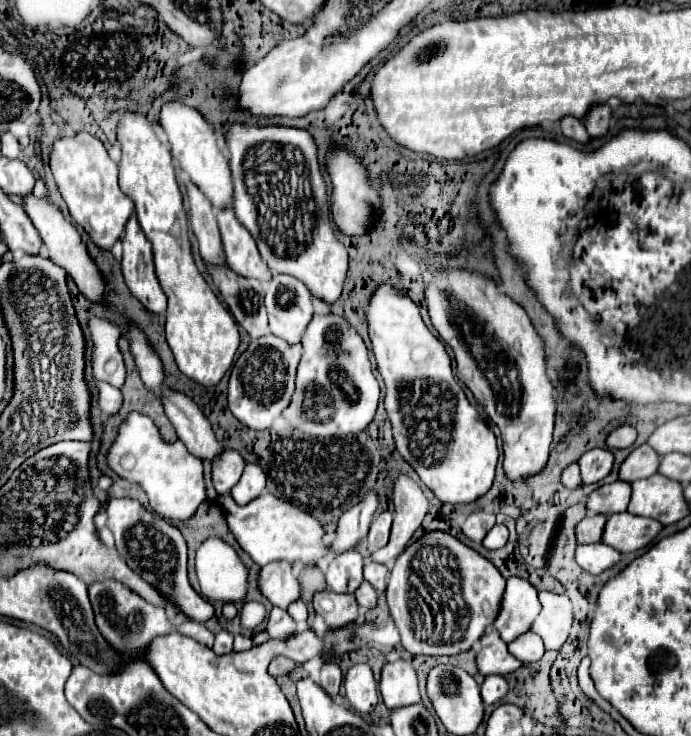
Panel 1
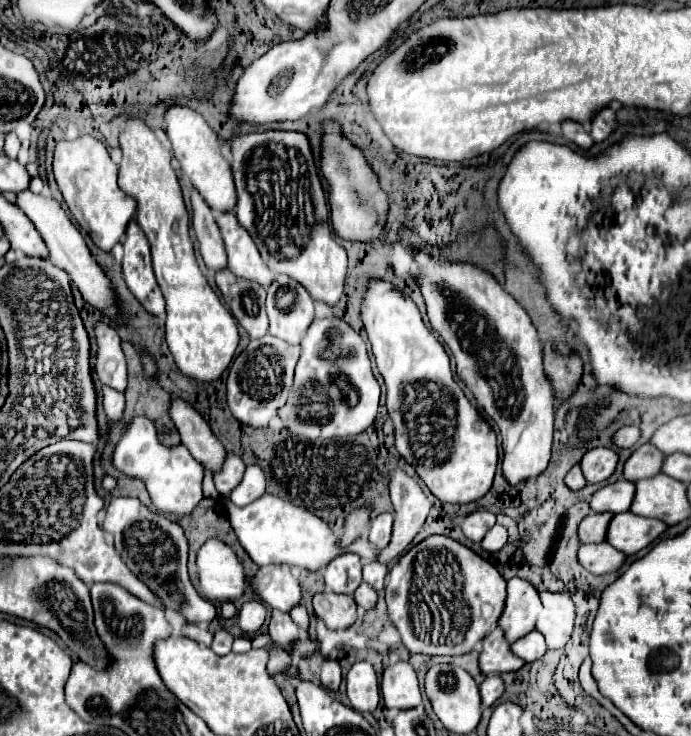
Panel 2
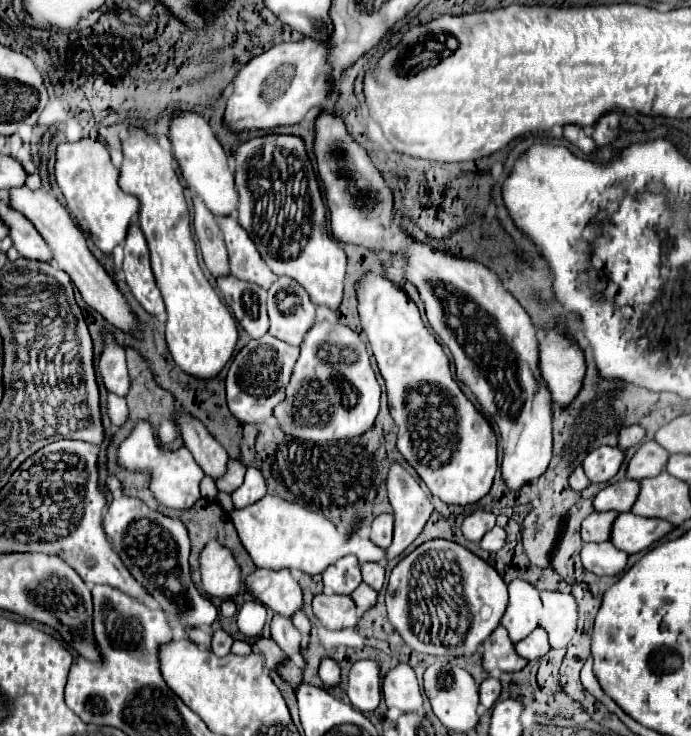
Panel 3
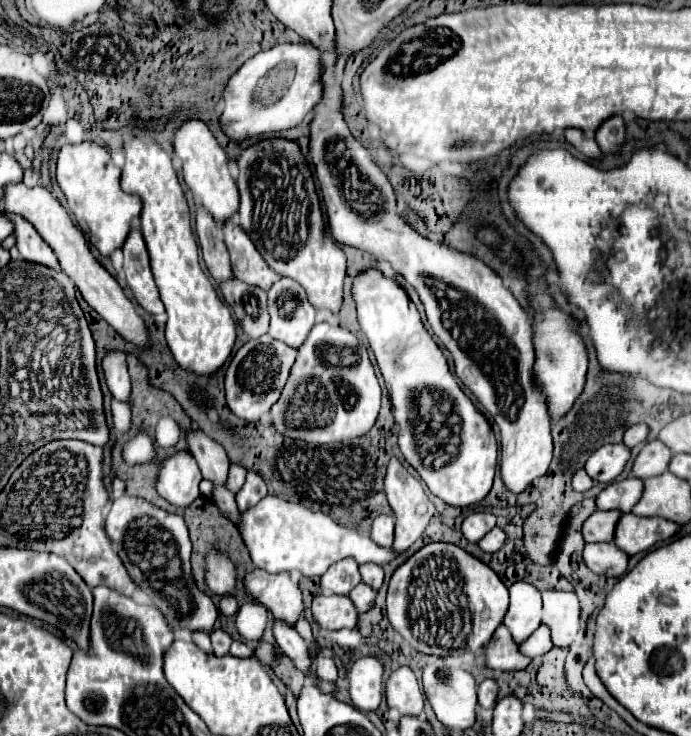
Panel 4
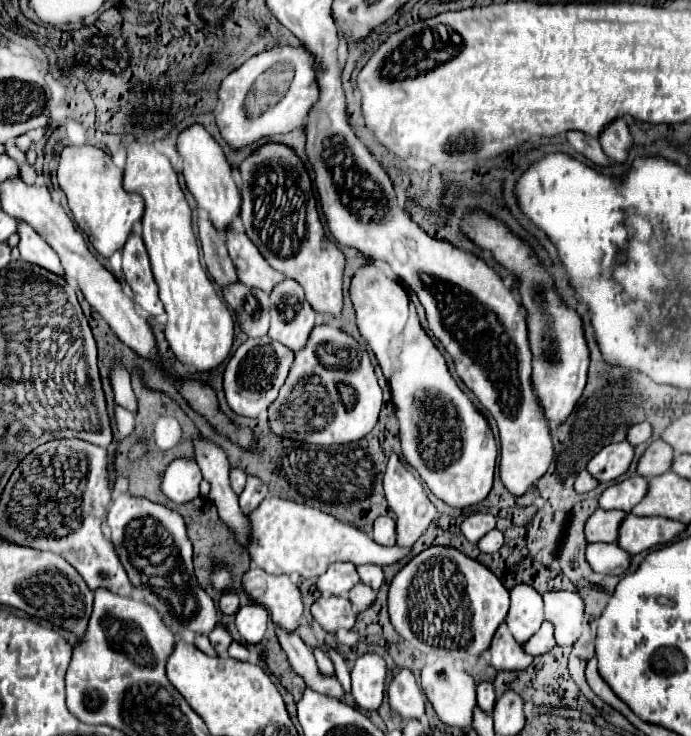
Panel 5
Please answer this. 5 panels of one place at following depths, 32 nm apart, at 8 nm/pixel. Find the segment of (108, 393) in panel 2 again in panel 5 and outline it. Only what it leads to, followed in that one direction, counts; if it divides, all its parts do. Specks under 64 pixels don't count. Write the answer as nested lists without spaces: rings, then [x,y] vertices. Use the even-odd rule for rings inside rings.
[[[116,404],[116,410],[114,410],[114,420],[116,420],[116,428],[122,436],[128,436],[132,432],[132,412],[124,410],[124,406]]]

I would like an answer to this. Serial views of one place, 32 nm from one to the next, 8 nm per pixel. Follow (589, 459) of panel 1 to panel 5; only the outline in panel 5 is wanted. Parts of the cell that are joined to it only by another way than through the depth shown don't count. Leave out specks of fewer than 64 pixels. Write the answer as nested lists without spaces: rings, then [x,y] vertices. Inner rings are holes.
[[[628,442],[608,444],[590,458],[586,470],[592,476],[596,476],[598,482],[610,482],[628,470],[632,456],[634,456],[634,448]]]

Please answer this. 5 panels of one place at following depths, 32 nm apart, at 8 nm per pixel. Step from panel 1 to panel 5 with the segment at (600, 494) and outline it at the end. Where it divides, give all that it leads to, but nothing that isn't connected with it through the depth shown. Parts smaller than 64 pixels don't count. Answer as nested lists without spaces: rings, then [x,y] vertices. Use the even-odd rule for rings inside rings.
[[[632,476],[632,478],[626,478],[622,482],[616,482],[612,484],[610,488],[606,488],[598,500],[598,506],[602,510],[624,510],[624,512],[630,512],[642,498],[644,498],[644,492],[648,490],[648,484],[646,484],[646,478],[642,476]]]

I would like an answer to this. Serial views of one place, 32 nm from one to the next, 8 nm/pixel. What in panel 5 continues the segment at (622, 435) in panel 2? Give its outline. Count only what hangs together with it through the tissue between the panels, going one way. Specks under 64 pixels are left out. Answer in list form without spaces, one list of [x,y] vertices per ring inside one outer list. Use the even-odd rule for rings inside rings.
[[[640,422],[628,430],[626,442],[630,442],[632,446],[638,446],[640,442],[646,442],[650,436],[652,436],[652,426],[648,422]]]

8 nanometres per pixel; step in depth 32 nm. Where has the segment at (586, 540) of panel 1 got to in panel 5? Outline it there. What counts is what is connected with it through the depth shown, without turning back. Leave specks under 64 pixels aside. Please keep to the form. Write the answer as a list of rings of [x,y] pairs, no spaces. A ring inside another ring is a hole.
[[[596,510],[584,526],[584,534],[588,542],[616,542],[616,528],[624,512],[620,510]]]

